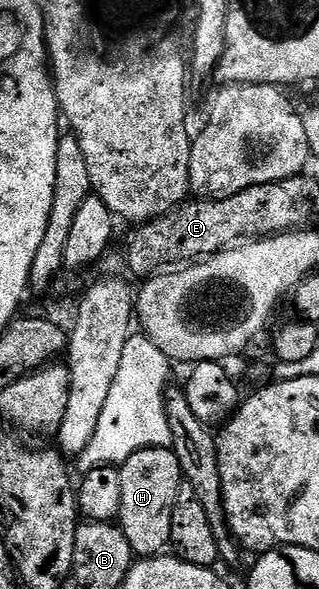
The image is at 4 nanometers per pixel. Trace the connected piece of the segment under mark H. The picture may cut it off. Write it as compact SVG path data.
M173 448L141 449L120 466L120 511L118 521L139 558L157 557L170 545L172 511L178 489L184 484L182 465Z

